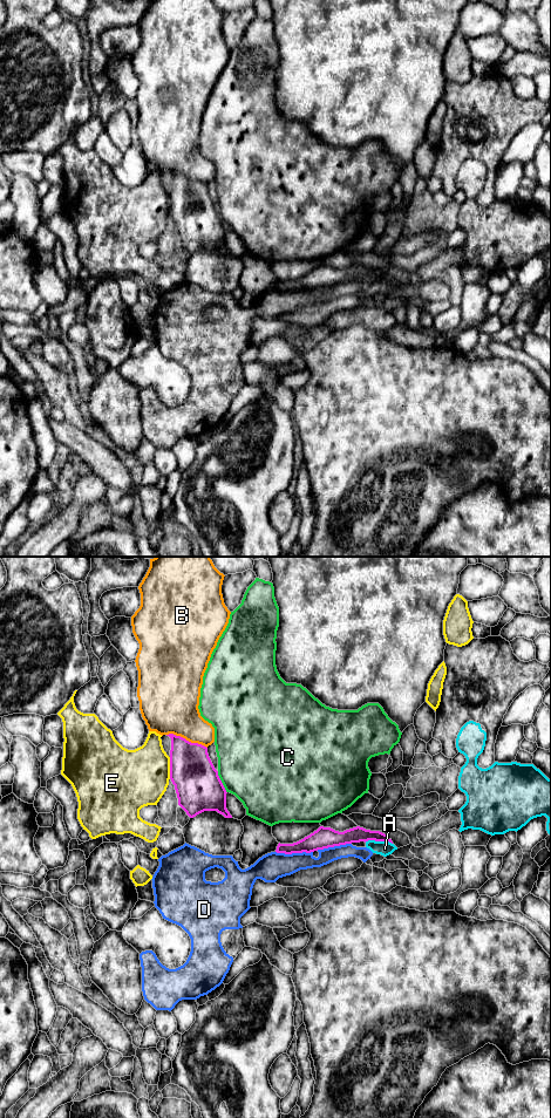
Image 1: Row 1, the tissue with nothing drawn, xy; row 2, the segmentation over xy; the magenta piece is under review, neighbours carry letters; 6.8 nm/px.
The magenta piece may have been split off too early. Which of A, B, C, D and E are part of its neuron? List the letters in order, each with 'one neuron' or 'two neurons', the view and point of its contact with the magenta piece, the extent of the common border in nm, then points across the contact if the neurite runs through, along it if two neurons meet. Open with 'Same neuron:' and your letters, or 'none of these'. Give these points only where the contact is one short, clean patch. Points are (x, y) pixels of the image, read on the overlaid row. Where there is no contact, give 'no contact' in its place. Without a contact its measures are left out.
Same neuron: none of these
A: two neurons; contact xy (379, 840); length 190 nm; border xy (365, 842), (388, 840), (392, 844)
B: two neurons; contact xy (185, 740); length 300 nm
C: two neurons; contact xy (220, 782); length 170 nm
D: two neurons; contact xy (294, 852); length 260 nm
E: two neurons; contact xy (170, 768); length 150 nm

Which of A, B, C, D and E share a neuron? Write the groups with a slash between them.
A D / B / C / E

